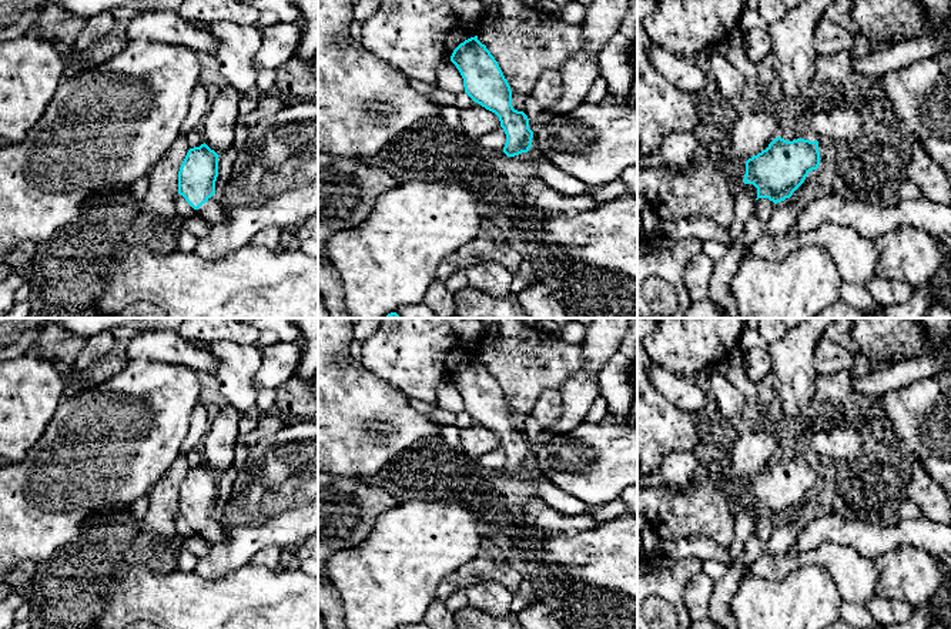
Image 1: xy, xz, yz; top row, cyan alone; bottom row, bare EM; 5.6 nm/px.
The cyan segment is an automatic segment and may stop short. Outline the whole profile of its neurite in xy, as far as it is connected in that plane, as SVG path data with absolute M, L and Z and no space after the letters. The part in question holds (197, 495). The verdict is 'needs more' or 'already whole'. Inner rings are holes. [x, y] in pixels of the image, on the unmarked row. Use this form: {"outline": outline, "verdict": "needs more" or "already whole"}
{"outline": "M205 462L190 468L178 491L178 513L211 545L225 541L215 513L218 474Z", "verdict": "needs more"}

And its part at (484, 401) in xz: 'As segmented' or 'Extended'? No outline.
Extended

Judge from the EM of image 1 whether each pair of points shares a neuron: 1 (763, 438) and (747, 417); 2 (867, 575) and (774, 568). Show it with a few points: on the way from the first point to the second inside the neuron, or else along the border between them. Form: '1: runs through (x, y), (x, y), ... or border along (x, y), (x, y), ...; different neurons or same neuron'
1: border along (760, 422), (752, 427), (740, 427); different neurons
2: runs through (844, 565), (836, 558), (803, 558), (797, 561); same neuron

